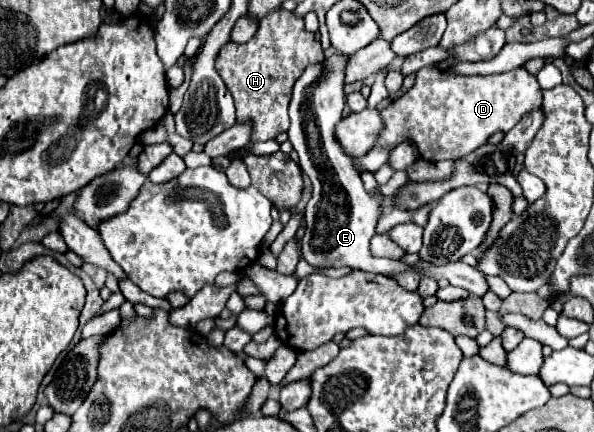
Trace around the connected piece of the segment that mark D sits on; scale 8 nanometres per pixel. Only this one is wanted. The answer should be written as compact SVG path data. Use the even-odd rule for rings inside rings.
M431 64L417 72L415 84L407 94L391 102L387 108L379 110L383 120L383 130L375 146L393 150L401 142L413 142L423 160L457 160L477 150L479 146L483 146L491 134L509 132L527 112L541 108L541 100L543 100L543 94L541 94L539 82L525 68L517 68L517 70L493 74L493 76L459 76L459 74L447 74Z

